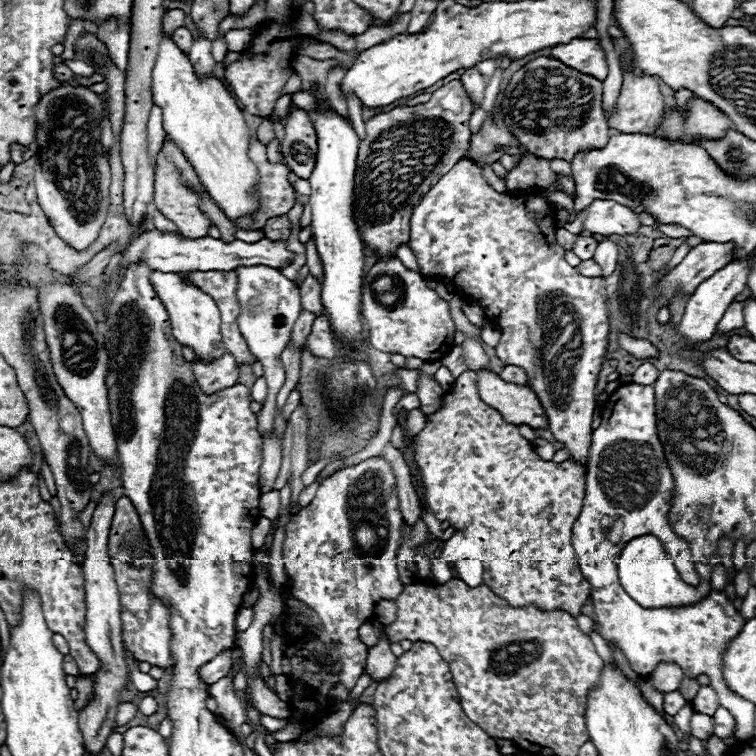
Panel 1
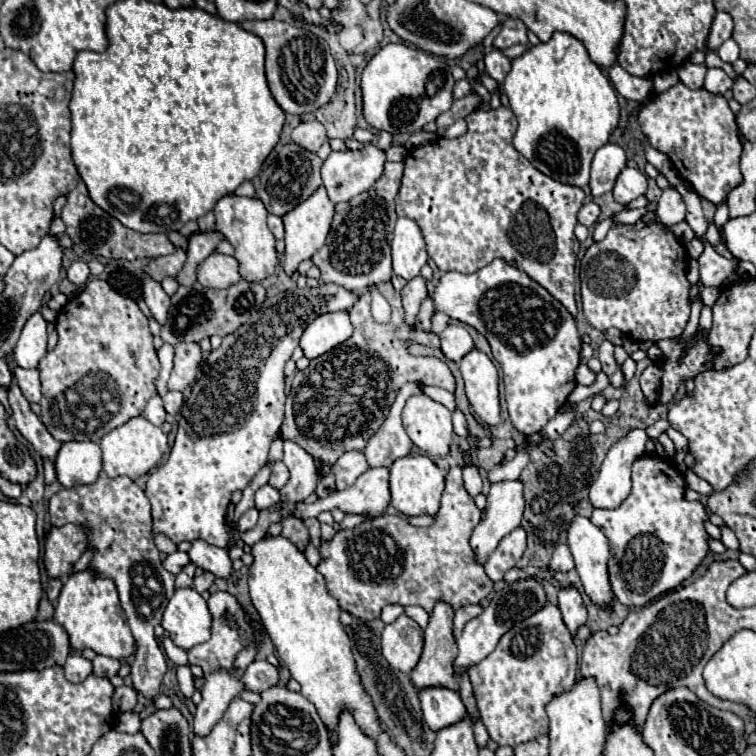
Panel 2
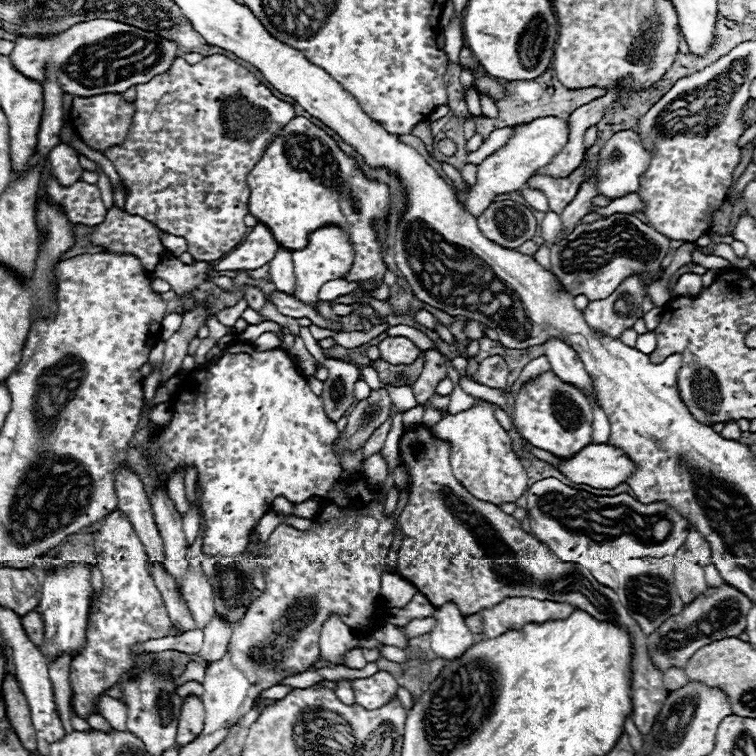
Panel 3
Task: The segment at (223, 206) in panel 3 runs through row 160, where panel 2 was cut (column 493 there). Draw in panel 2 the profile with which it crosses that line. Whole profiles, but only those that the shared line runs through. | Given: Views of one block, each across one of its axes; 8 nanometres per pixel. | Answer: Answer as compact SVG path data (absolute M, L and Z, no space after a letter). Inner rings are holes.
M480 108L464 120L468 124L464 136L438 138L436 142L424 144L408 154L402 186L396 196L396 214L414 220L420 226L426 252L442 272L470 274L494 258L504 258L508 264L514 264L518 270L542 284L572 316L576 316L574 268L578 240L574 236L574 226L578 222L576 214L586 198L584 190L542 174L512 146L516 120L510 108Z

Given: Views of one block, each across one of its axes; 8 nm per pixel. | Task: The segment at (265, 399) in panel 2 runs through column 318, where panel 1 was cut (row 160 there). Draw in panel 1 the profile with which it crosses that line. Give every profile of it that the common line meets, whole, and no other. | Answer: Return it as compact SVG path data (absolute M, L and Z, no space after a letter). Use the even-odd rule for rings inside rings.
M292 106L288 116L284 118L284 140L282 140L282 154L286 164L298 178L308 180L318 152L318 138L308 114L302 108Z

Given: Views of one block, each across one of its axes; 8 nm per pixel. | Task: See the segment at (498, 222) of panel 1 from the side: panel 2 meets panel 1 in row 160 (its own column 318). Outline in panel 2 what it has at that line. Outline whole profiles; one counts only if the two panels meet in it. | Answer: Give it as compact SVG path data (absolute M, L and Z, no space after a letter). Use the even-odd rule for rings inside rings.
M352 450L352 452L344 452L334 464L326 464L322 460L314 460L318 466L318 472L322 476L326 474L334 474L336 478L336 490L344 490L348 486L352 486L356 482L356 478L366 472L370 466L366 462L366 456L360 450Z

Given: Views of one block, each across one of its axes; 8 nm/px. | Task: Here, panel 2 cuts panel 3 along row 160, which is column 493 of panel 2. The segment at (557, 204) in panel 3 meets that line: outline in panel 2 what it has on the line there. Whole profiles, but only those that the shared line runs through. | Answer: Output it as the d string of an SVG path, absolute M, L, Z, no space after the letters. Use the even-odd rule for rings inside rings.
M456 466L446 474L446 490L442 494L436 518L428 528L414 528L402 516L384 514L370 522L362 522L354 530L340 530L334 534L332 542L322 542L322 562L318 566L318 572L326 578L326 586L330 594L340 602L340 608L360 620L380 618L380 612L386 604L416 604L422 606L428 614L432 614L434 604L440 600L450 604L454 610L468 604L478 604L492 592L494 586L470 546L470 534L478 520L480 510L462 484L462 468Z

